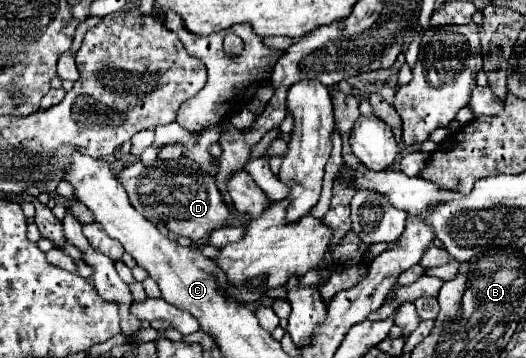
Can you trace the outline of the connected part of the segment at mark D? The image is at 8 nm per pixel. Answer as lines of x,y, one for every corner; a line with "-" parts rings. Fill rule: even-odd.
188,157
172,159
172,161
154,161
152,165
144,165
142,161
124,167
118,177
120,185
124,185
132,207
142,213
154,225
166,225
176,235
190,237
192,241
202,239
206,233
214,229
222,229
226,225
238,225
248,221
246,215
238,215
228,209
222,201
220,191
216,189
214,177
208,173
198,173
200,165
196,165
-
240,219
240,221
238,221

